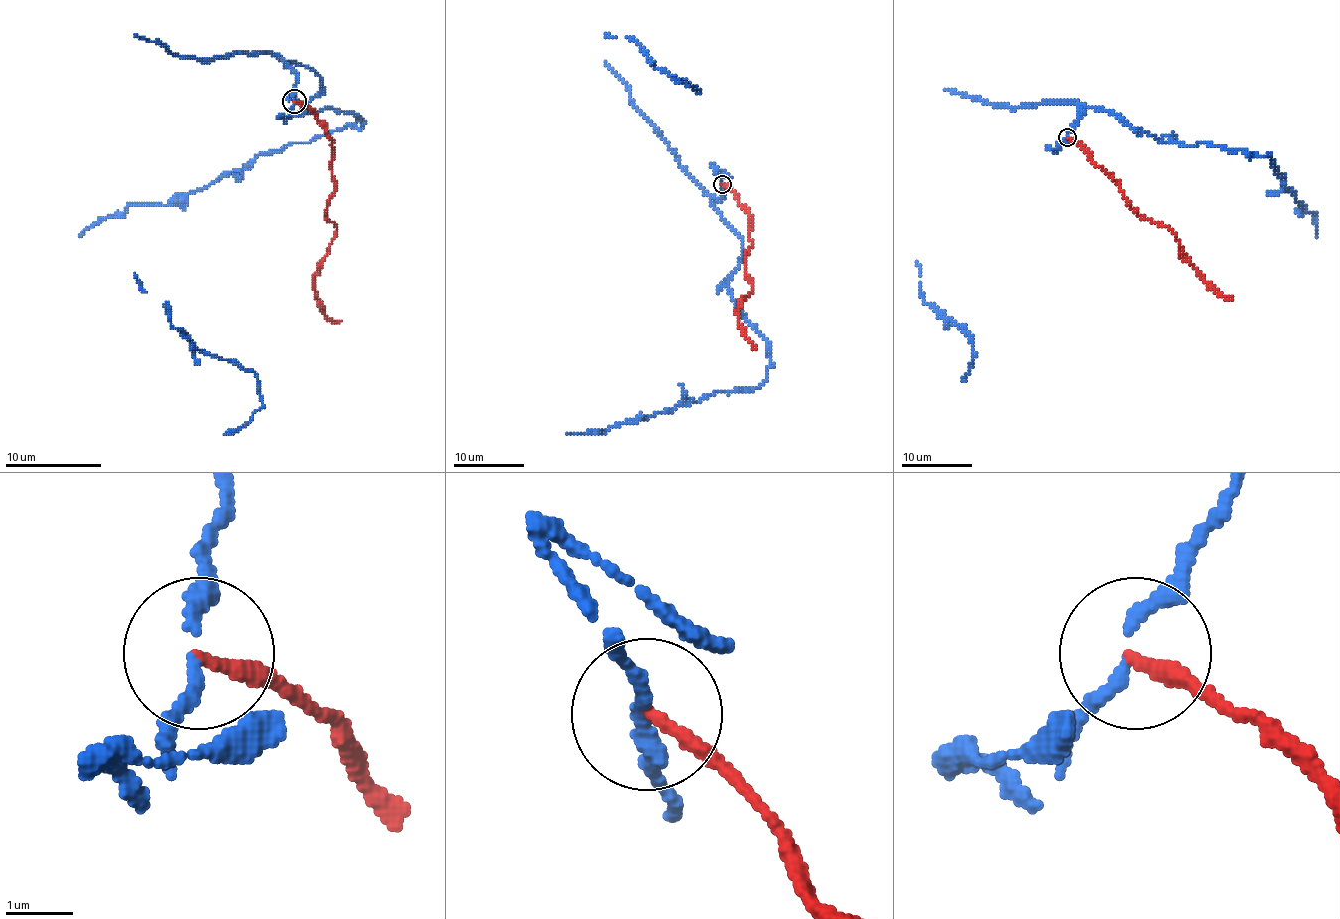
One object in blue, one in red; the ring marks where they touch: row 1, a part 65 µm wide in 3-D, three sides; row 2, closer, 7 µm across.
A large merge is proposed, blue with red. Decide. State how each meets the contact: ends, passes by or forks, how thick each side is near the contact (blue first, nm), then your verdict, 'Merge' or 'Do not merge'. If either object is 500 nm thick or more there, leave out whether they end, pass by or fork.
At the ring blue passes by. At the ring red ends. Thickness 140 nm (blue) against 190 nm. Do not merge

